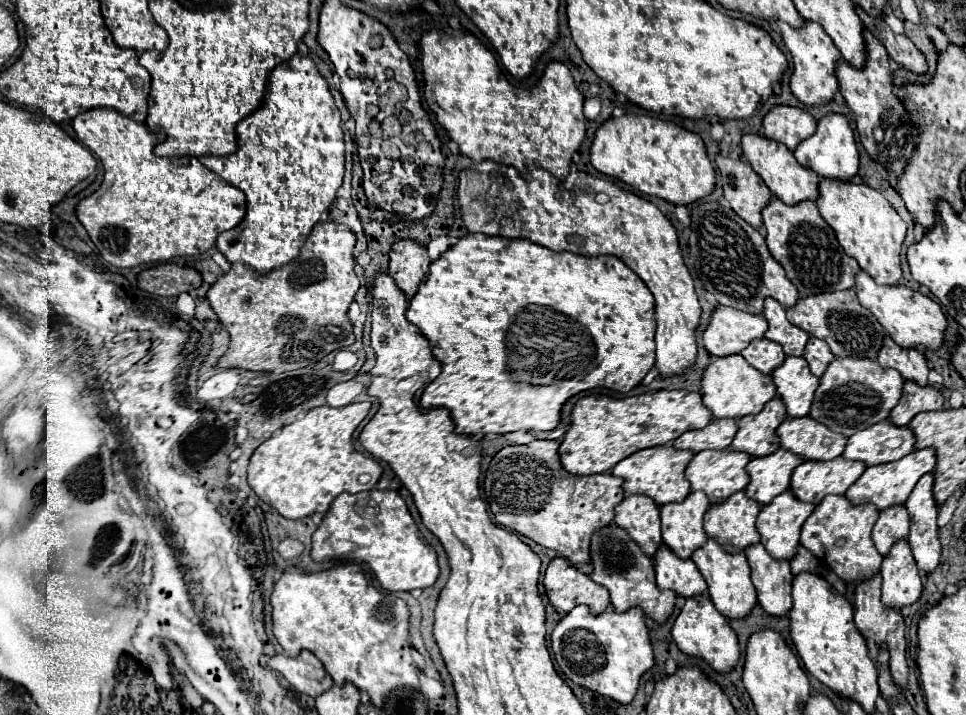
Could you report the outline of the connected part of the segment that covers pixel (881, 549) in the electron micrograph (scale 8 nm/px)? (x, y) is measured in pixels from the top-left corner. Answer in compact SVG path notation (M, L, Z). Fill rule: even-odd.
M892 505L880 511L880 517L872 531L872 541L878 553L886 555L894 545L894 541L908 535L908 527L910 527L910 515L906 511L906 505Z

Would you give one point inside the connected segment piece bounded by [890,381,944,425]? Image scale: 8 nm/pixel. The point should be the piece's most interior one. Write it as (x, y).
(914, 399)

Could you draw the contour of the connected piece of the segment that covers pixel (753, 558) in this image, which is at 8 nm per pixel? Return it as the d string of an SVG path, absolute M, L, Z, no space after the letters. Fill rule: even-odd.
M762 543L750 545L746 549L746 557L752 569L752 583L758 591L758 603L764 607L766 613L770 615L786 615L792 609L792 571L790 571L790 563L786 559L774 559Z

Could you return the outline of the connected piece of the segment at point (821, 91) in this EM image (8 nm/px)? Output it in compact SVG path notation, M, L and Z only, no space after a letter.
M776 21L776 23L788 51L792 53L792 63L794 63L794 71L790 77L792 93L804 105L820 105L830 101L838 89L834 65L840 59L840 53L836 51L836 45L832 43L832 39L828 39L828 33L816 21L804 21L802 27L792 27L782 21Z

